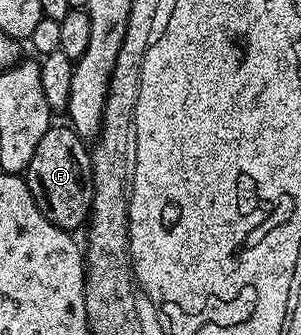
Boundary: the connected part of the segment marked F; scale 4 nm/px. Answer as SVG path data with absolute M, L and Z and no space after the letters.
M52 126L37 142L33 162L29 162L25 179L33 194L33 202L42 204L91 204L93 202L93 174L91 173L91 154L84 137L78 136L70 126Z

